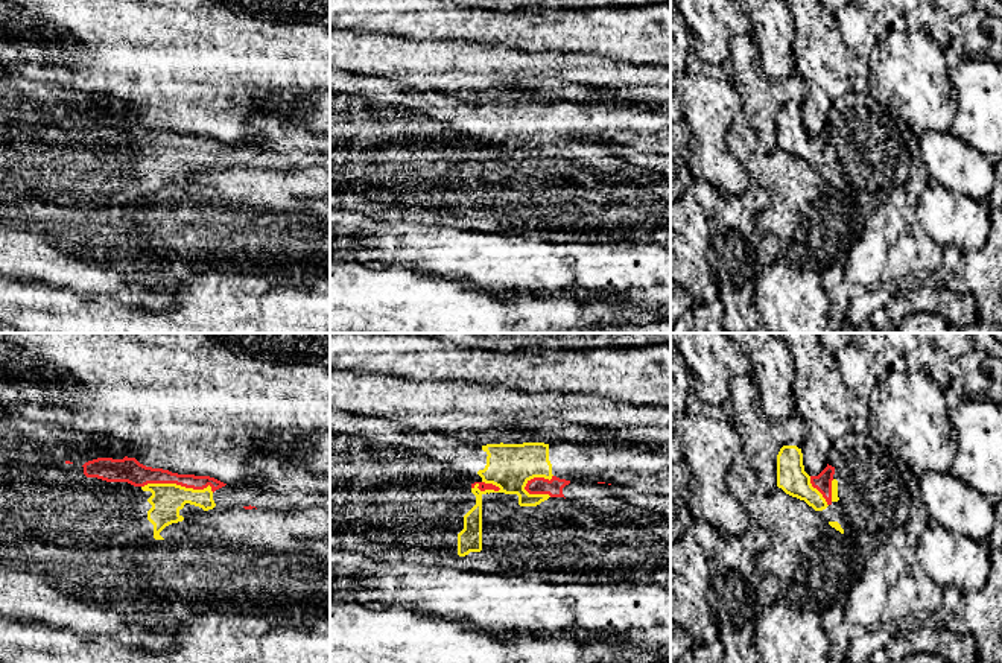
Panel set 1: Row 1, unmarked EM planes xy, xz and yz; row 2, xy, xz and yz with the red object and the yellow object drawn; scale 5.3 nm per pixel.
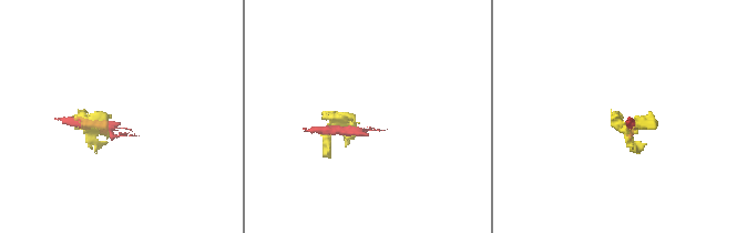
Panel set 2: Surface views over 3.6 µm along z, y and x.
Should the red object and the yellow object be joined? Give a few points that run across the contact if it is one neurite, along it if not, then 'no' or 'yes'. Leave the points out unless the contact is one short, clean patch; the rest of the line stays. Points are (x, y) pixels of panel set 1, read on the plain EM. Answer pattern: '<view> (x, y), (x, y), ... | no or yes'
yes

